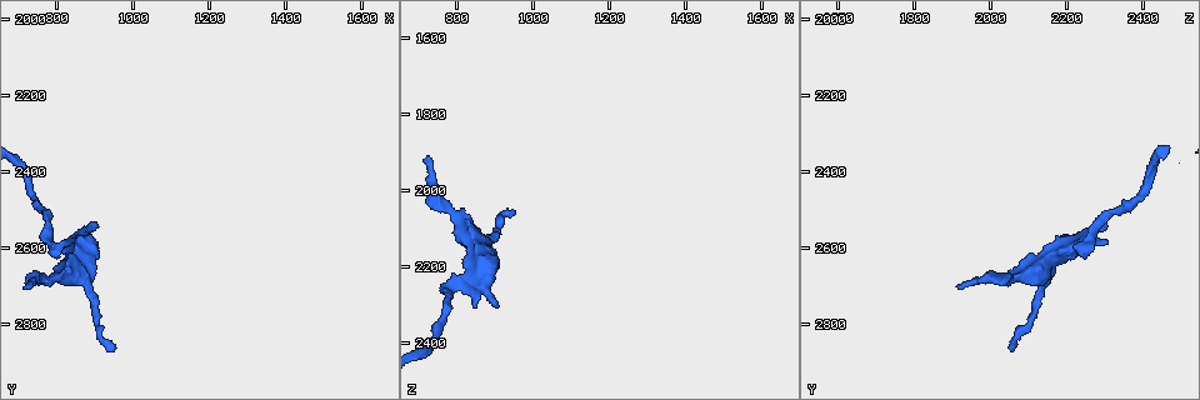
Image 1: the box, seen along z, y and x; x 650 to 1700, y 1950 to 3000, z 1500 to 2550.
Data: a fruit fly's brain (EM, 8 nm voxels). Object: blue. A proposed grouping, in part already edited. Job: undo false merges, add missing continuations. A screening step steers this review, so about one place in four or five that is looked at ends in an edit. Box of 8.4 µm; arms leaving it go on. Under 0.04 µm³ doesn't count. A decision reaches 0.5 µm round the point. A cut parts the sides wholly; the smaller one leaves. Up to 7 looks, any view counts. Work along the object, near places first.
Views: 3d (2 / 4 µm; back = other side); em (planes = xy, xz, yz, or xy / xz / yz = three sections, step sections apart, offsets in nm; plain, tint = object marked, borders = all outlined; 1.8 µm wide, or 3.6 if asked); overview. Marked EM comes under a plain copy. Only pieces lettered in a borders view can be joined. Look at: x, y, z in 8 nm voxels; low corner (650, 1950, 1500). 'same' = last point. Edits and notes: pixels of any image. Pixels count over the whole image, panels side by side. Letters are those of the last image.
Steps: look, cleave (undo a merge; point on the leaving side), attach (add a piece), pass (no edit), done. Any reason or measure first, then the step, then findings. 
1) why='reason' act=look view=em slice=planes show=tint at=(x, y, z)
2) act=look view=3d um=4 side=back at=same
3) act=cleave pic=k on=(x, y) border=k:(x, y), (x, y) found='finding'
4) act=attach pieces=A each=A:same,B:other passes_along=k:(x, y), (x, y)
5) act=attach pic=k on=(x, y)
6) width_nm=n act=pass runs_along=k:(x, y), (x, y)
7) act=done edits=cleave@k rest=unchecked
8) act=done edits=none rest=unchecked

act=look view=3d um=2 at=(715, 2700, 1915)

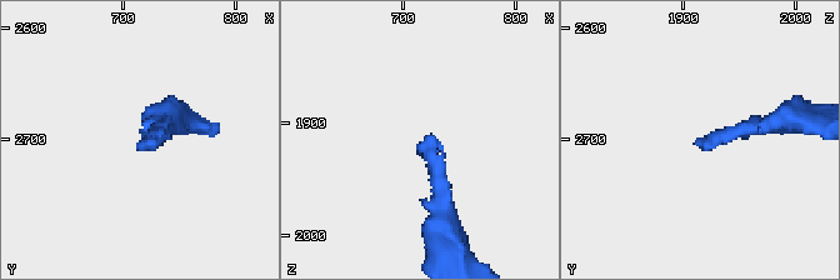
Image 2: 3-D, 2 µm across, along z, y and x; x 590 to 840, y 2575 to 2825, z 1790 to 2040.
act=look view=em slice=xy step=8 show=borders at=(720, 2702, 1912)

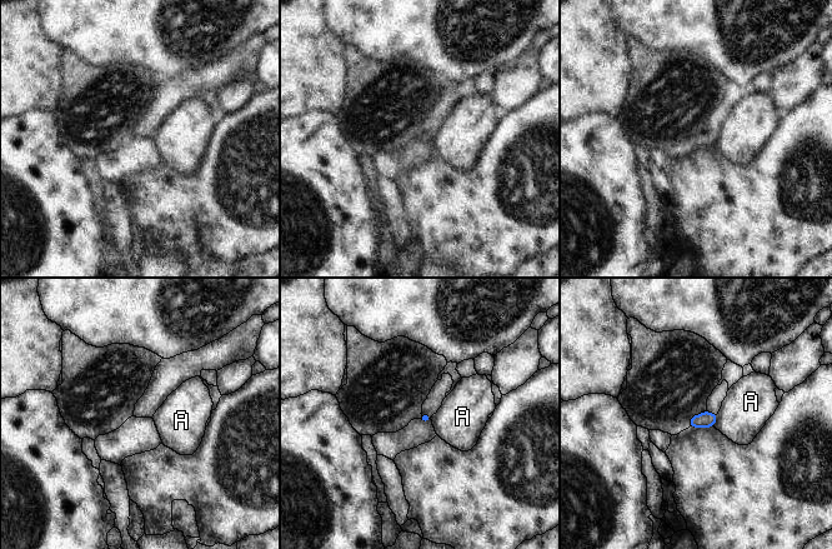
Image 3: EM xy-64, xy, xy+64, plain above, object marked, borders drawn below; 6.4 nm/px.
act=pass each=A:other border=3:(718, 413), (712, 425) found='no lettered piece goes on from it'

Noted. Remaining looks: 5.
why='free end' act=look view=3d um=2 at=(950, 2865, 2050)

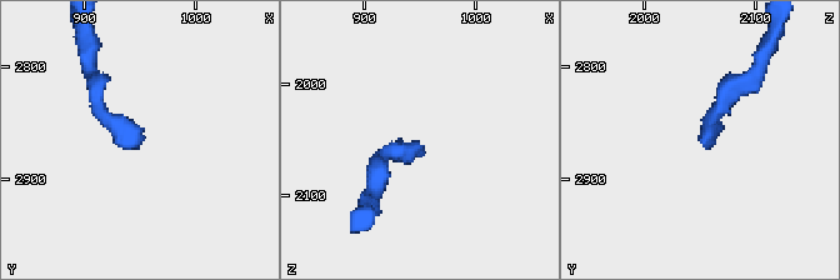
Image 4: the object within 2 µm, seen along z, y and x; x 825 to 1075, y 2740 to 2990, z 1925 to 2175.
why='shape alone is not enough' act=look view=em slice=planes show=borders at=(946, 2870, 2056)

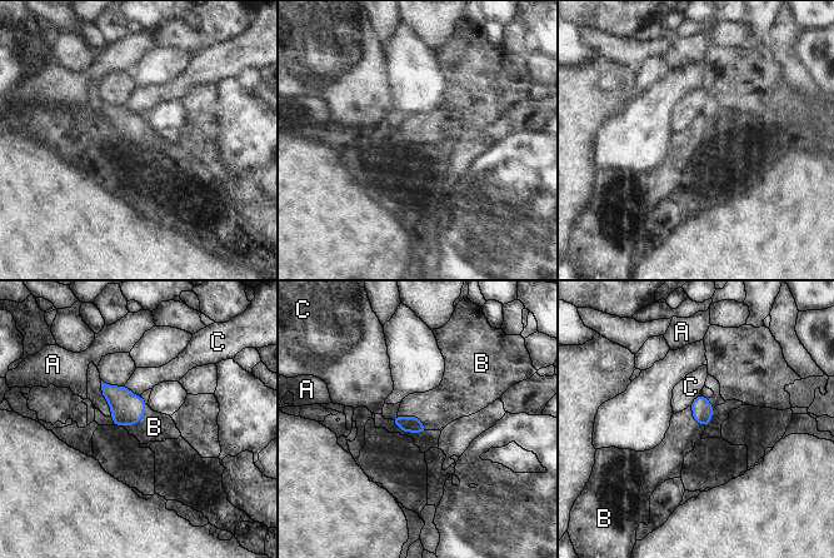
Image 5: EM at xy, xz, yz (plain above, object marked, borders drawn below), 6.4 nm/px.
act=attach pic=5 on=(154, 427) each=A:other,B:same,C:other found='the cell continues'

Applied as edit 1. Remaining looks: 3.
why='an open end' act=look view=3d um=2 at=(855, 2575, 2310)

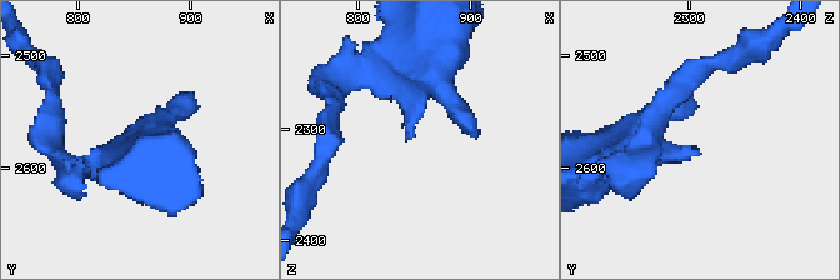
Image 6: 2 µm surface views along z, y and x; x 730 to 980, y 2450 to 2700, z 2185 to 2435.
act=look view=em um=3.6 slice=xz step=4 show=borders at=(852, 2582, 2308)

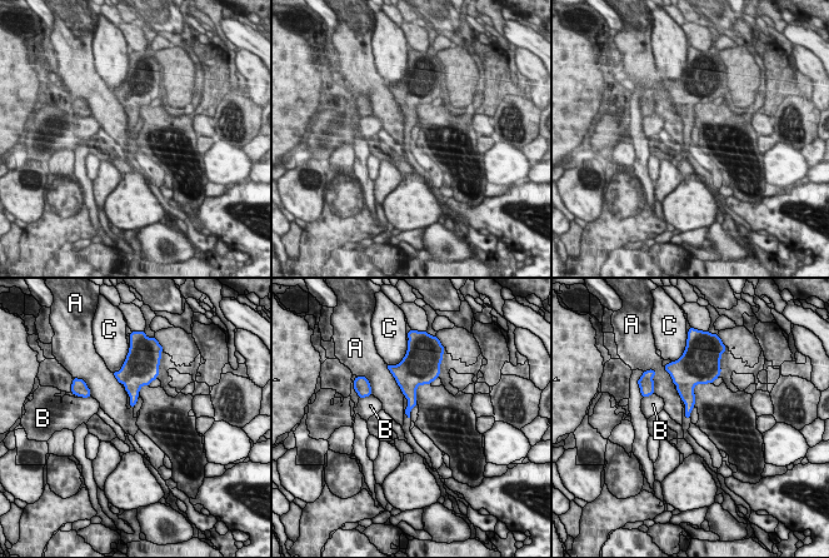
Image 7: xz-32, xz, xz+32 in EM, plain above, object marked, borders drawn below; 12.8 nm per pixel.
act=pass each=A:other,B:other,C:other border=7:(394, 378), (401, 390) found='no lettered piece goes on from it'

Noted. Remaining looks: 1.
act=done edits=attach@5 rest=unchecked

